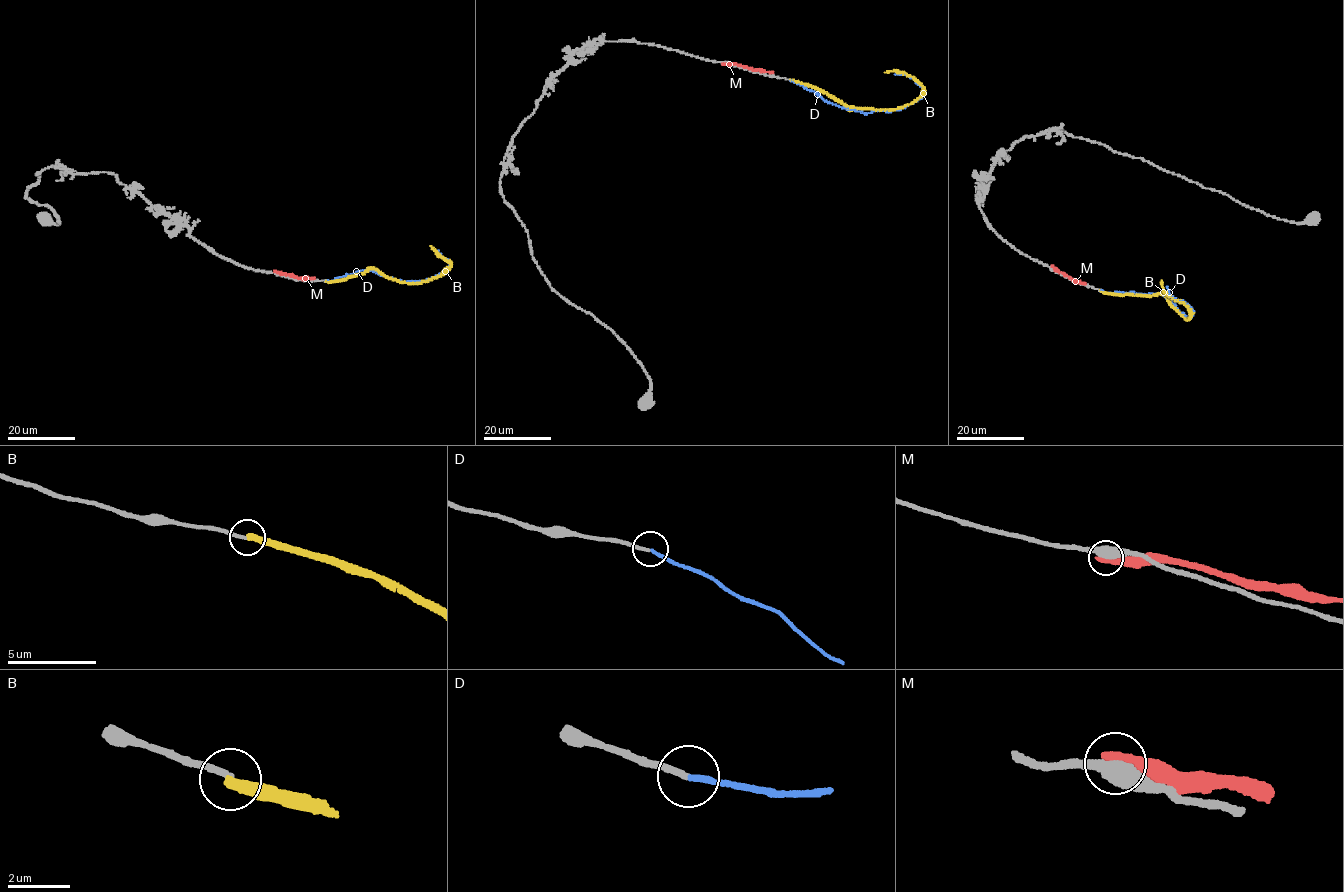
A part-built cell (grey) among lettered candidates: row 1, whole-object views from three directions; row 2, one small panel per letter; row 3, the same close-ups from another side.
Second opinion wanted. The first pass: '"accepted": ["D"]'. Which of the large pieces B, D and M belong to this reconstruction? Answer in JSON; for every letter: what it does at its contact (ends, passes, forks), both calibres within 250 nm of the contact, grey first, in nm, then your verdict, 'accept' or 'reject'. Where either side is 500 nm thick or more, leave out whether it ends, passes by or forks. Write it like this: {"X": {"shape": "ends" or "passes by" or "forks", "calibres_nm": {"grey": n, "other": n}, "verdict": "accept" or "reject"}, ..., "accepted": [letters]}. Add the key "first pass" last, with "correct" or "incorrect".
{"B": {"shape": "ends", "calibres_nm": {"grey": 190, "other": 360}, "verdict": "reject"}, "D": {"shape": "ends", "calibres_nm": {"grey": 200, "other": 180}, "verdict": "accept"}, "M": {"shape": "ends", "calibres_nm": {"grey": 480, "other": 480}, "verdict": "reject"}, "accepted": ["D"], "first pass": "correct"}

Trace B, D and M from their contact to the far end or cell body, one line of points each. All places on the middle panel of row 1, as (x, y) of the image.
B: (790, 80), (858, 107), (889, 109), (919, 97), (921, 85), (912, 77), (884, 72)
D: (790, 79), (815, 91), (825, 100), (866, 113), (896, 110), (920, 98), (922, 87), (904, 74), (894, 74)
M: (724, 64), (773, 73)

